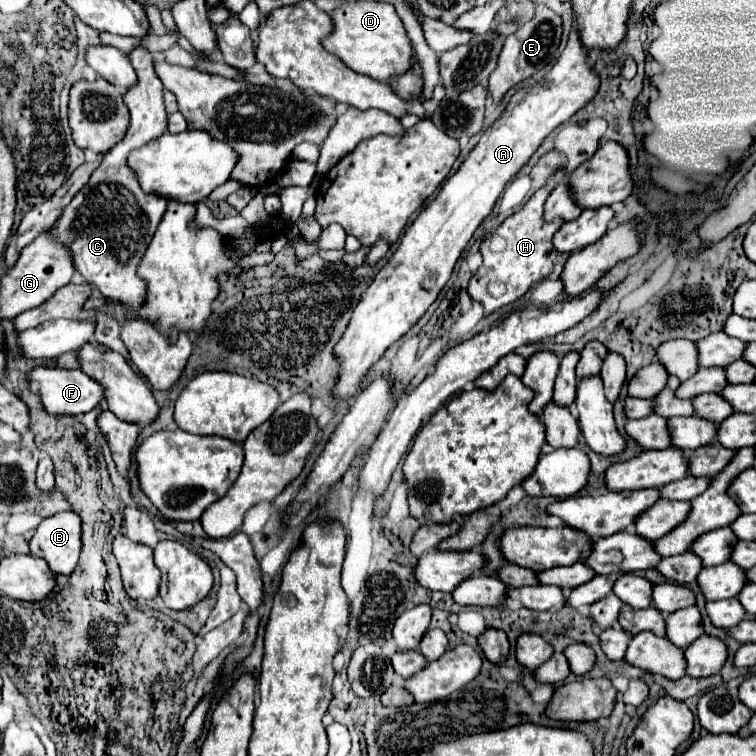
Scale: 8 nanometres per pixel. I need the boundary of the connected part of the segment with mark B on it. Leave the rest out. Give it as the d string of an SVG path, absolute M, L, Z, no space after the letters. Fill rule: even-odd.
M73 511L45 517L29 541L31 555L49 563L57 575L71 575L81 551L81 519Z

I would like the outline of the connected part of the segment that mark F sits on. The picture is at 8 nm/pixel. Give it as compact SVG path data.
M39 365L29 371L27 381L29 381L29 385L37 383L37 393L41 397L41 403L43 403L45 411L53 417L63 417L63 415L79 417L79 415L95 409L97 403L103 399L101 385L97 385L97 381L93 381L89 375L81 373L79 369L57 369L57 367Z

